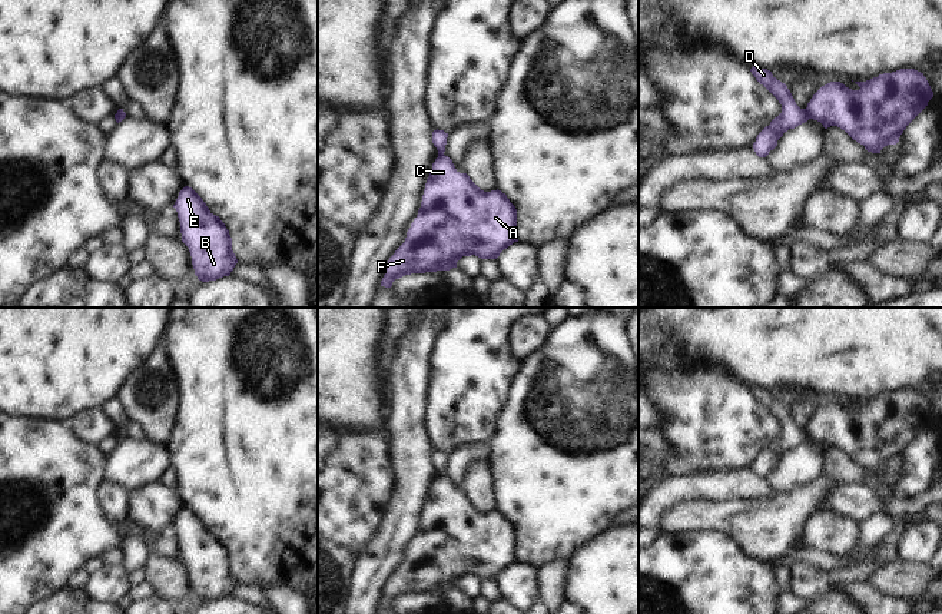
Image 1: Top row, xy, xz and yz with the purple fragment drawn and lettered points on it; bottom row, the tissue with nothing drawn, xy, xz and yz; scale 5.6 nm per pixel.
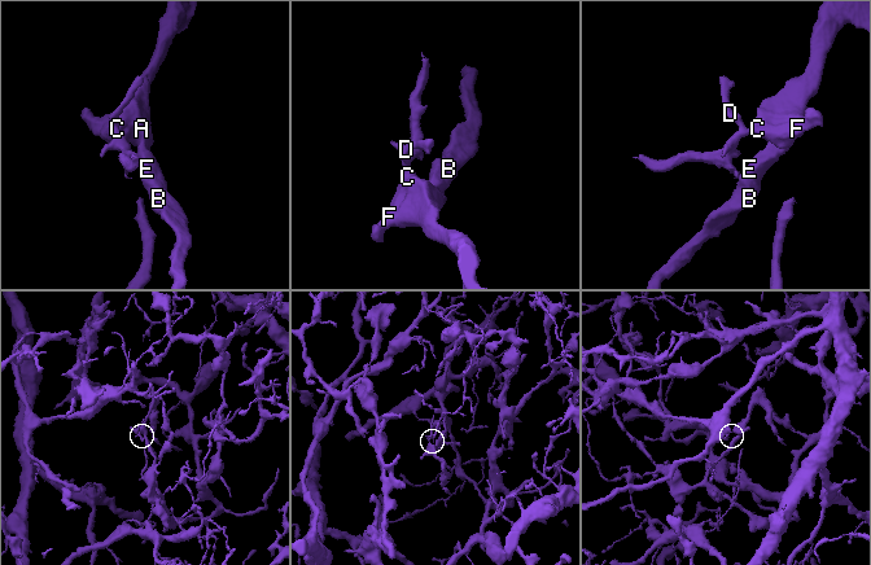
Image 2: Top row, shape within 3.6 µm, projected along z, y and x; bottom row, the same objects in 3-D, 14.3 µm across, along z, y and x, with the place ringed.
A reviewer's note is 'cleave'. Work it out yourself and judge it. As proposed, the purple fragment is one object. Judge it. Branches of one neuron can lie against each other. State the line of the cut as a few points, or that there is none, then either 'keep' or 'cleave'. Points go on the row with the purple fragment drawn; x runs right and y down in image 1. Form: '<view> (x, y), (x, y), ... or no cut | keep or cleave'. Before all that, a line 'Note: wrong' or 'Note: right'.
Note: right
yz (803, 109), (811, 118) | cleave

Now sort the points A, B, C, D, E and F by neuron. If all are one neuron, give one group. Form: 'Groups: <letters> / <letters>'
Groups: A B C E F / D.

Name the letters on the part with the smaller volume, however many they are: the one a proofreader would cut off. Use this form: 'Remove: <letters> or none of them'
Remove: D

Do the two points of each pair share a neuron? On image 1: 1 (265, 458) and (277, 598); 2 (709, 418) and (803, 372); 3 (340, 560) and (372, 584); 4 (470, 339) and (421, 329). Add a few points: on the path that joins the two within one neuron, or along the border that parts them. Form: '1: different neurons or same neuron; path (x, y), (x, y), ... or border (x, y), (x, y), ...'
1: different neurons; border (262, 586), (288, 586), (302, 594)
2: different neurons; border (719, 374), (727, 374), (749, 390)
3: different neurons; border (361, 554), (350, 598)
4: different neurons; border (440, 332), (431, 367)

